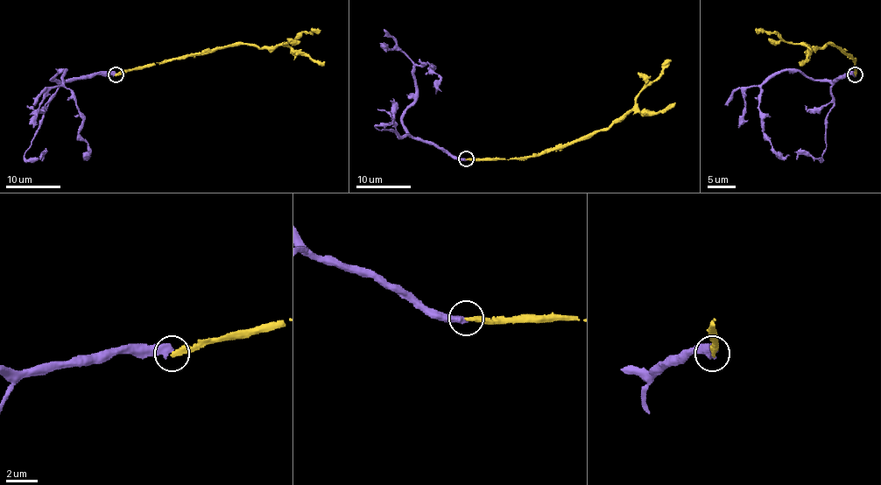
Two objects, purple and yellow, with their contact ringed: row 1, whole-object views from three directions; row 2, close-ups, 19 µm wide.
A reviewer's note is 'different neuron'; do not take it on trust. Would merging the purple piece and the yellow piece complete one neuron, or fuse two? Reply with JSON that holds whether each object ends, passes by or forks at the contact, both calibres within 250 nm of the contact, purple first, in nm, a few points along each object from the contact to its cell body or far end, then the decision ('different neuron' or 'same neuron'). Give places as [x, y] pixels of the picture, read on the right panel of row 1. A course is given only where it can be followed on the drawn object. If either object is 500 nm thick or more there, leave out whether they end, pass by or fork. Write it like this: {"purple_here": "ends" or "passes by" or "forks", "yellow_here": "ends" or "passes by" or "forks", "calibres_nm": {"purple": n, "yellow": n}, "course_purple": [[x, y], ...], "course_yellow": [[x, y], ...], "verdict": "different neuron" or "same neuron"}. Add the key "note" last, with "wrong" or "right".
{"purple_here": "ends", "yellow_here": "ends", "calibres_nm": {"purple": 480, "yellow": 320}, "course_purple": [[855, 73], [828, 80], [778, 71], [760, 87], [764, 135], [774, 151], [784, 157], [789, 154]], "course_yellow": [[855, 74], [855, 62], [837, 45], [810, 47], [794, 45], [785, 42], [777, 32], [757, 32], [755, 30]], "verdict": "different neuron", "note": "right"}

